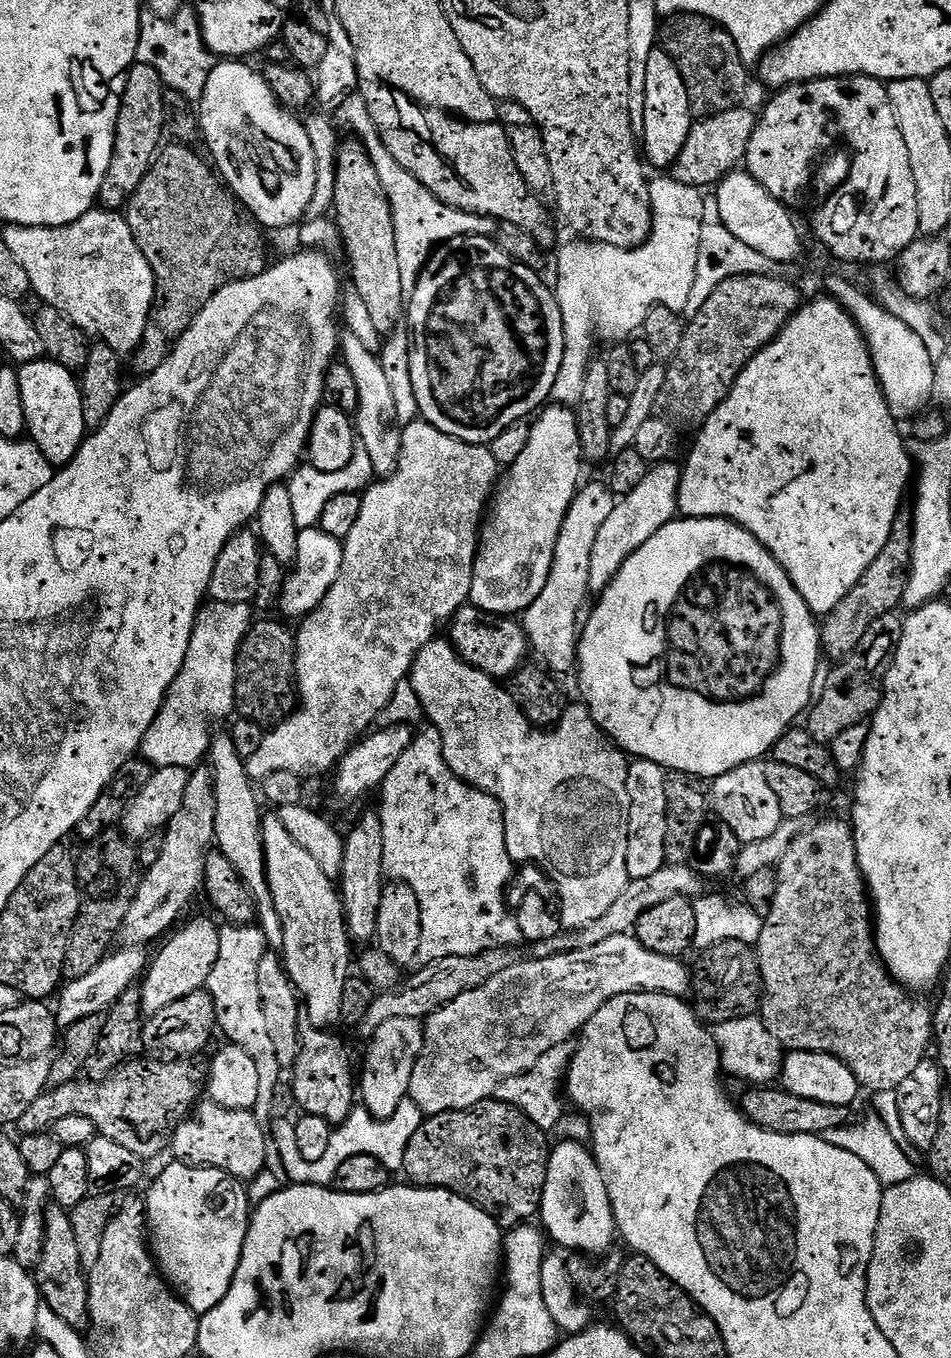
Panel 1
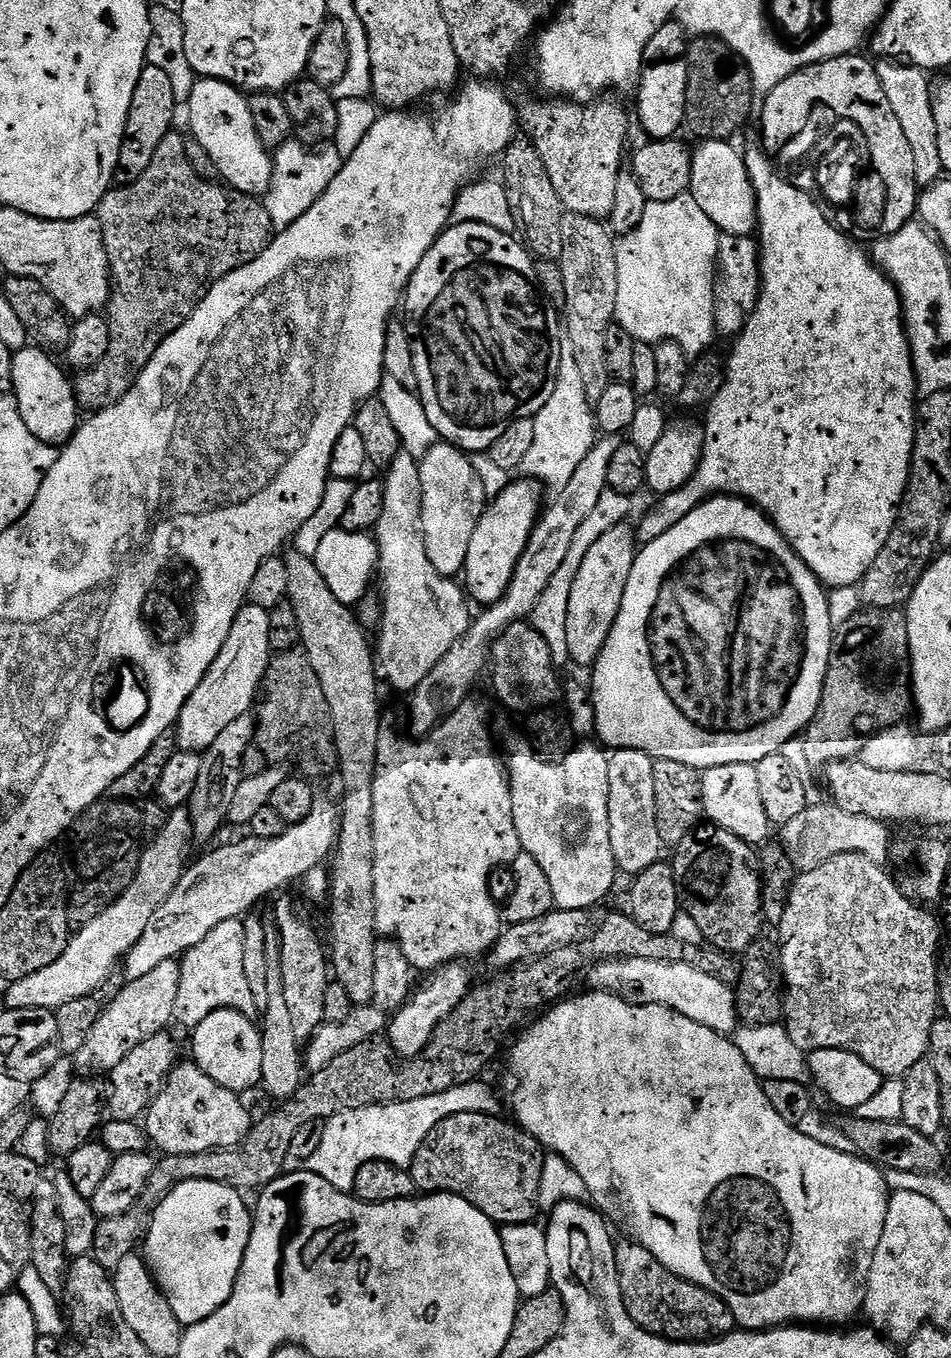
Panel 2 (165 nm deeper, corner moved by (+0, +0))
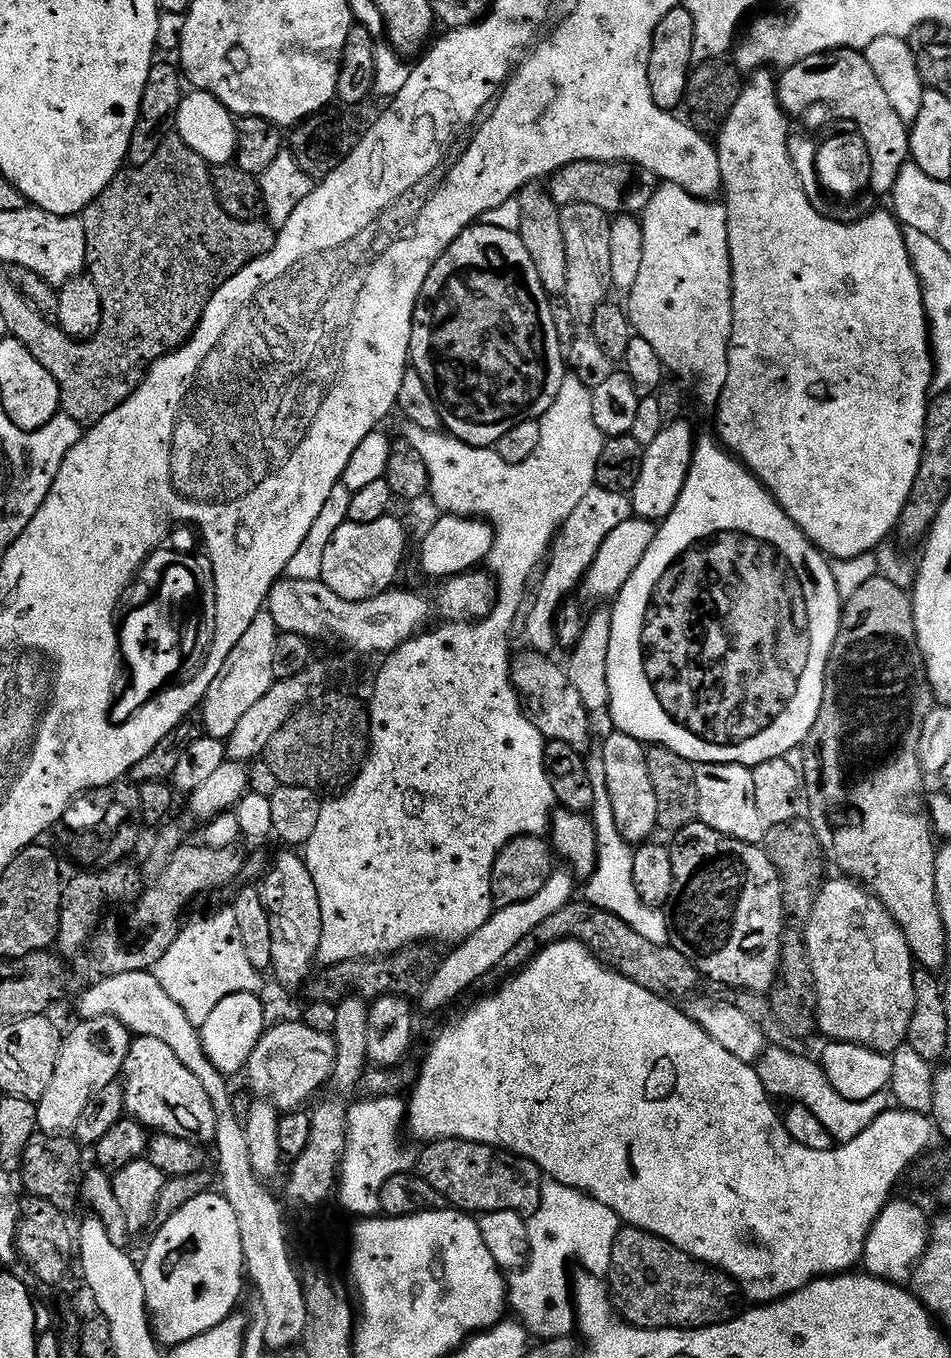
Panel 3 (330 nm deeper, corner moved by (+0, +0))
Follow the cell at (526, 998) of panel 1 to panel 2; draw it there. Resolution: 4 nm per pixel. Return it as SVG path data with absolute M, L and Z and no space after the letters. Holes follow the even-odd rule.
M626 958L625 960L598 960L587 969L589 989L598 992L613 992L633 1004L660 1004L672 1008L678 1014L698 1022L721 1034L735 1033L738 1027L736 994L733 985L718 982L710 974L702 974L694 966L650 962L650 958Z

